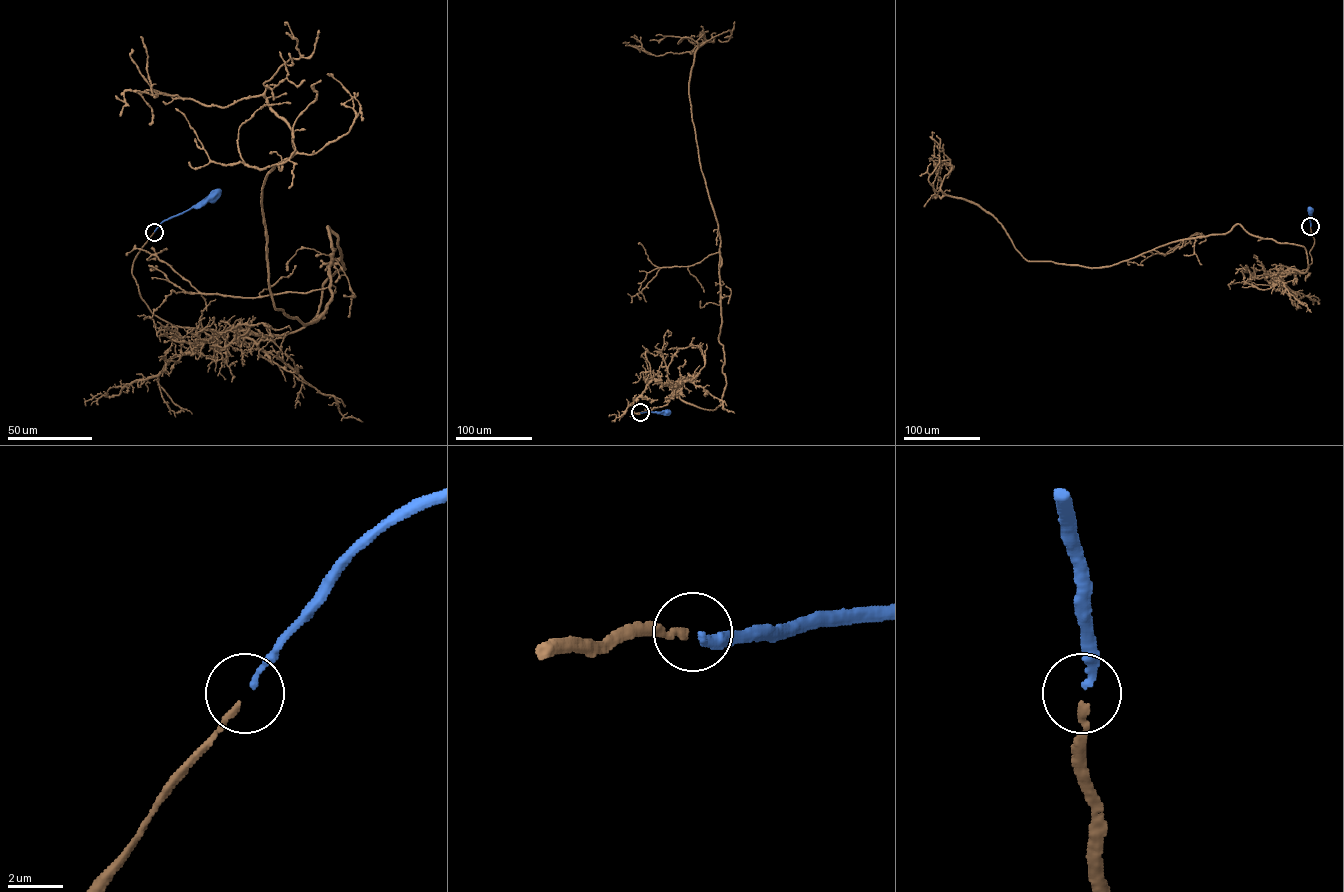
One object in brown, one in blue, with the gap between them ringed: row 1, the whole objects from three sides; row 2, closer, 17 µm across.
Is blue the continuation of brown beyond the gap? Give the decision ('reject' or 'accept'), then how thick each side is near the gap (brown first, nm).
accept; calibres 240 and 240 nm

